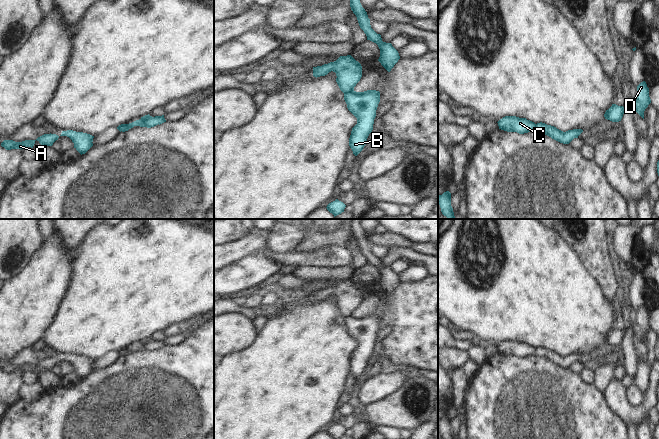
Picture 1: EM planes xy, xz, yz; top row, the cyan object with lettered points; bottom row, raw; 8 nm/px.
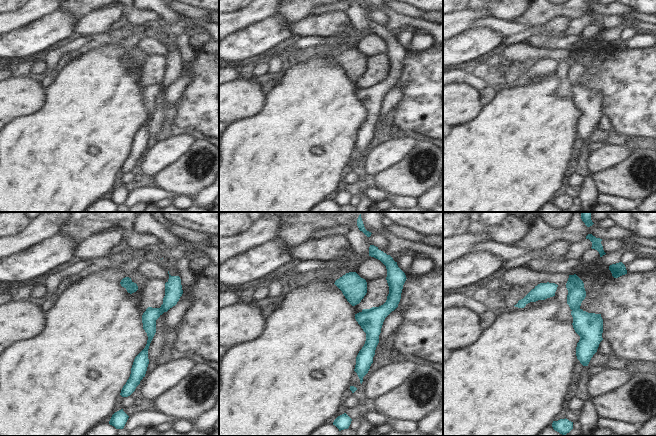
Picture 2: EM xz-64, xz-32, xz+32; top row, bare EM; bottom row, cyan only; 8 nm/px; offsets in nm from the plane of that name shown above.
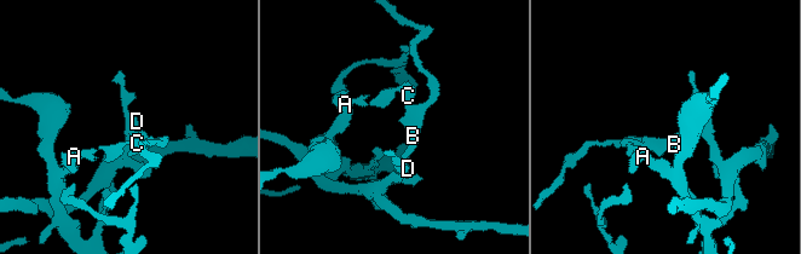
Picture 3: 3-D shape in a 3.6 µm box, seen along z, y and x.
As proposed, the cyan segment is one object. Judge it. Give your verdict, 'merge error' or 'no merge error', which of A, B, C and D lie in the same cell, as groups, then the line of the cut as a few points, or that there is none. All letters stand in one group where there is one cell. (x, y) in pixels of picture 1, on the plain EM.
merge error; groups A C / B D; cut xz (353, 314), (347, 315), (344, 318)

